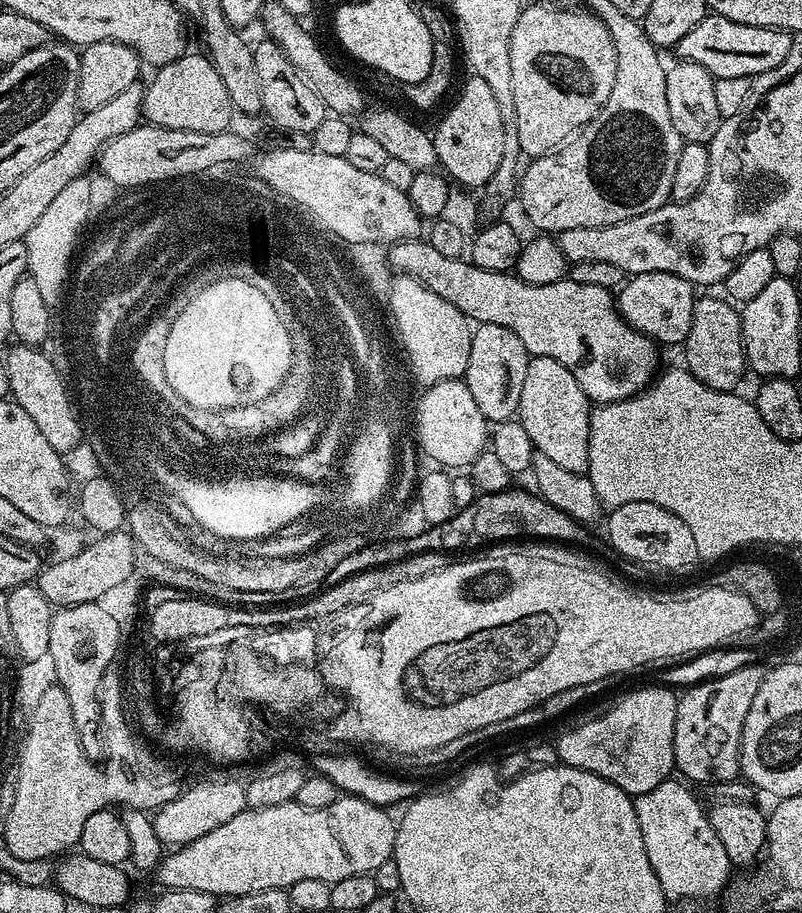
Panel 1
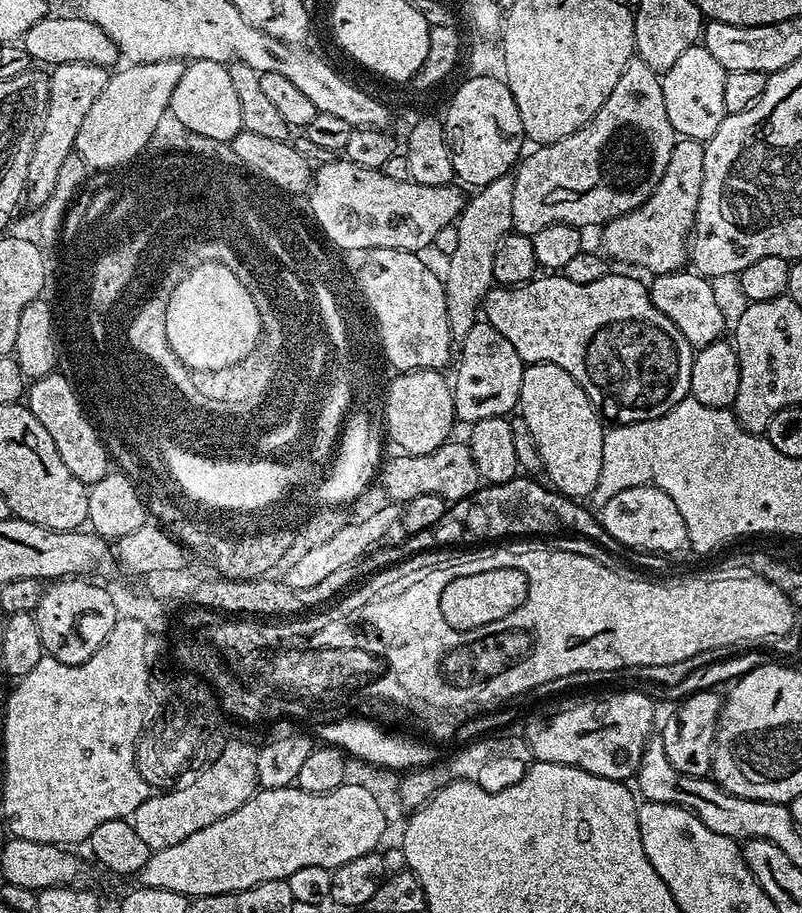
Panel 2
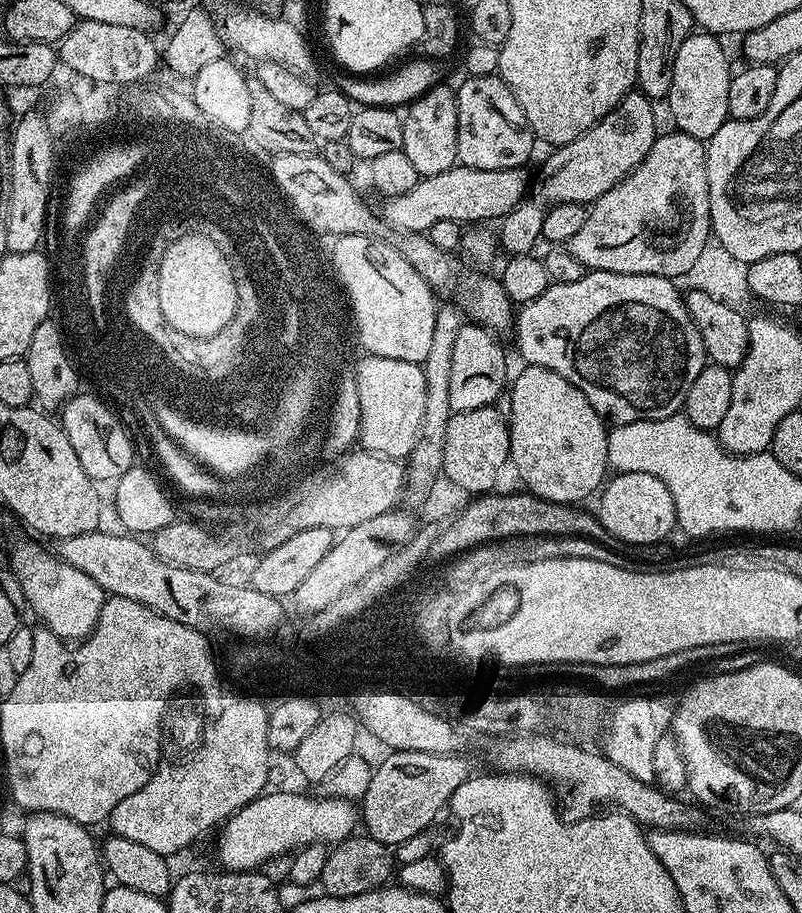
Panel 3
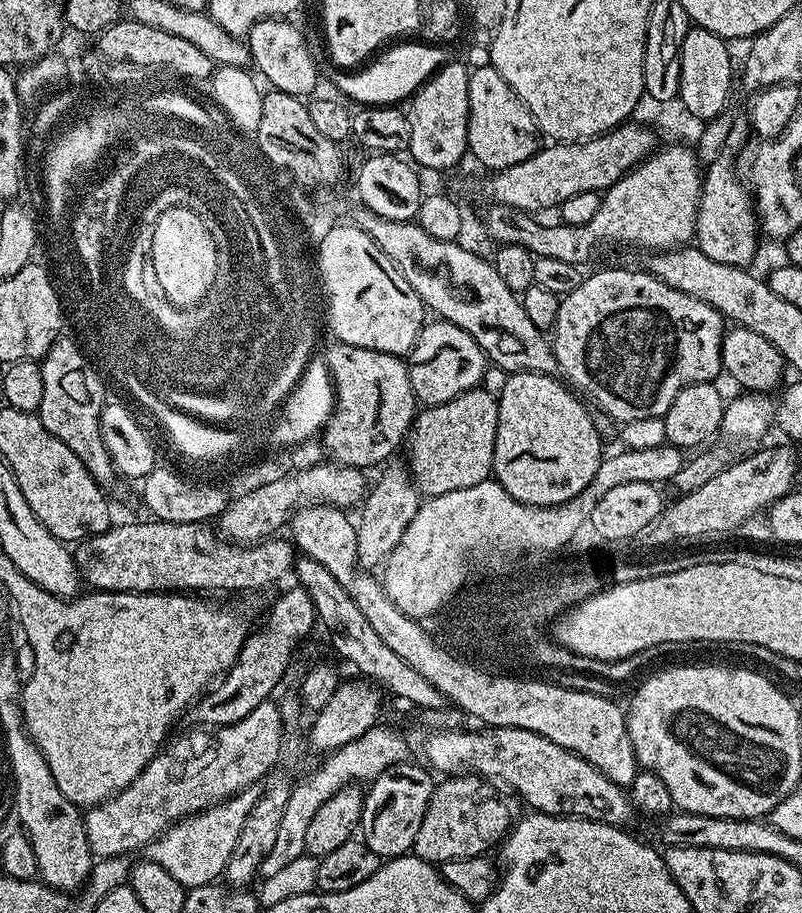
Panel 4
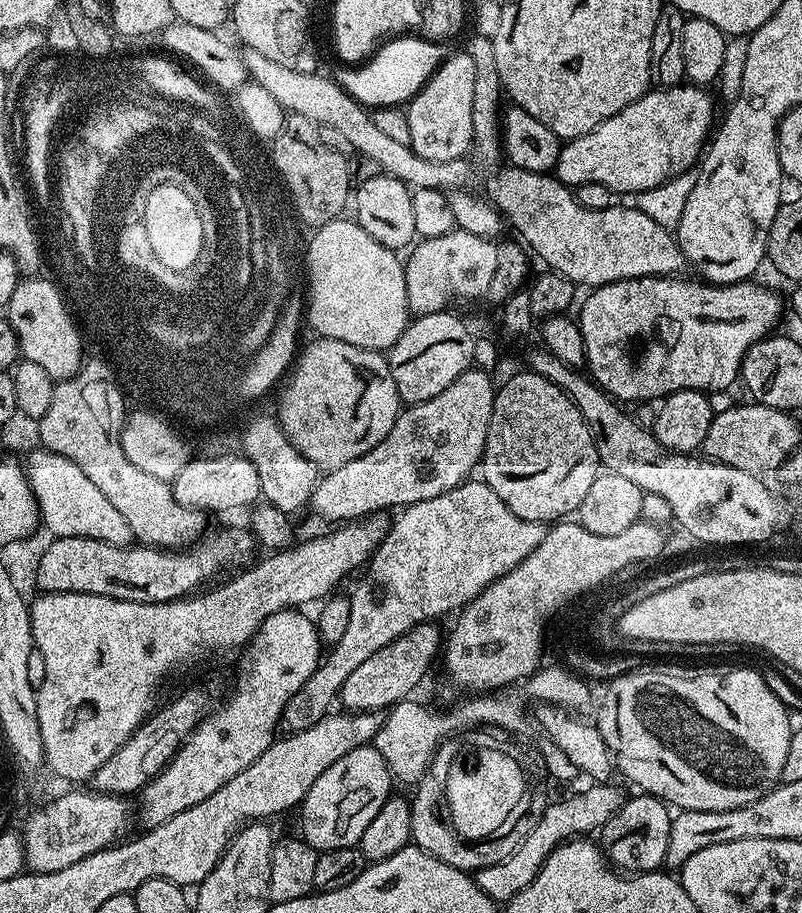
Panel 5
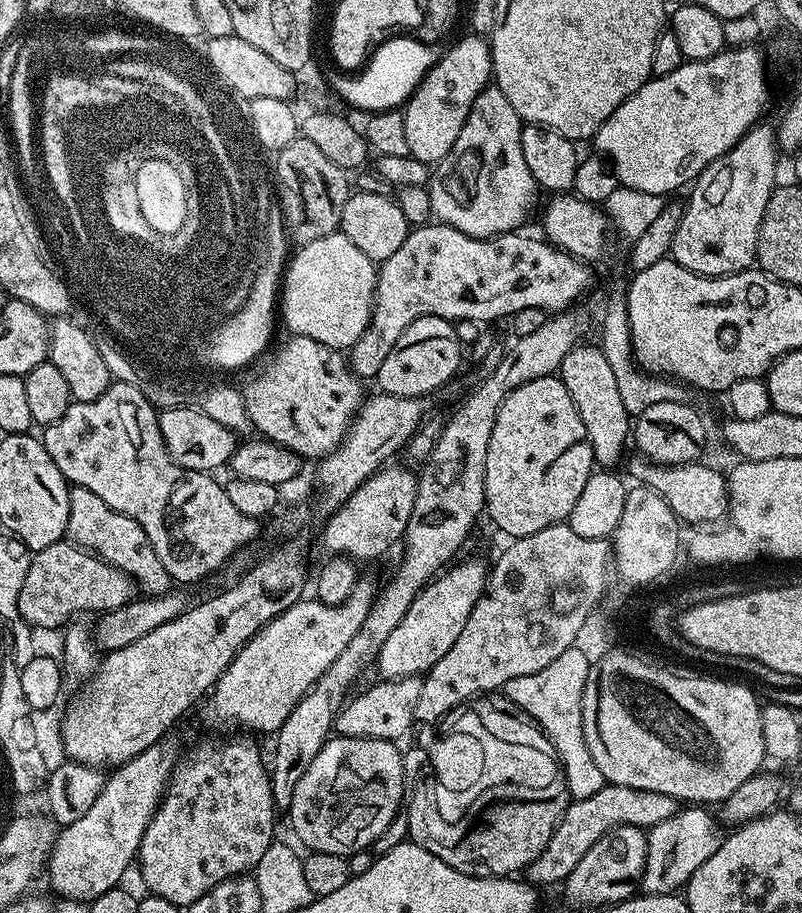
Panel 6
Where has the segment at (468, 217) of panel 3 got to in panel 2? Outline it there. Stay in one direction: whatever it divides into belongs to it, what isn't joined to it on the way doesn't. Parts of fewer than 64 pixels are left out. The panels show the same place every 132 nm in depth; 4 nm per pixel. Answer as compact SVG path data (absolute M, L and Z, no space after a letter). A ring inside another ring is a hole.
M347 158L329 160L332 161L317 172L315 169L311 177L311 189L316 193L312 199L312 204L316 204L312 220L317 229L320 227L328 235L330 243L348 252L397 248L401 252L419 253L420 248L432 245L442 226L455 224L464 209L466 196L452 184L422 186L409 179L386 178L381 169L358 166Z

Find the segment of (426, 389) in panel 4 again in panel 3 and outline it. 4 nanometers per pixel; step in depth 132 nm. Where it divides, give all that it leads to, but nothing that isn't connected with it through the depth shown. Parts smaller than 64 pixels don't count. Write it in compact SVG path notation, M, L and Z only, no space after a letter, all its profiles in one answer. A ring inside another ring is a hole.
M466 322L458 330L454 359L450 362L450 406L453 412L492 406L506 392L510 380L508 360L504 357L503 346L496 340L499 339L480 324Z

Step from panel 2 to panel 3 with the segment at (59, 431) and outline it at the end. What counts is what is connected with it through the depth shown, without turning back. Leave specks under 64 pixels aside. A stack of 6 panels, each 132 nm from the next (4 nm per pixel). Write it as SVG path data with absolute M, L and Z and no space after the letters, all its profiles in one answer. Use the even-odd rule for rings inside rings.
M75 395L71 400L64 401L60 414L58 423L64 429L66 438L70 438L70 446L74 446L74 454L78 454L78 462L82 462L82 470L86 470L86 474L92 481L115 482L122 474L126 474L133 468L133 437L121 424L120 417L106 411L105 407L101 407L101 402L81 399Z

